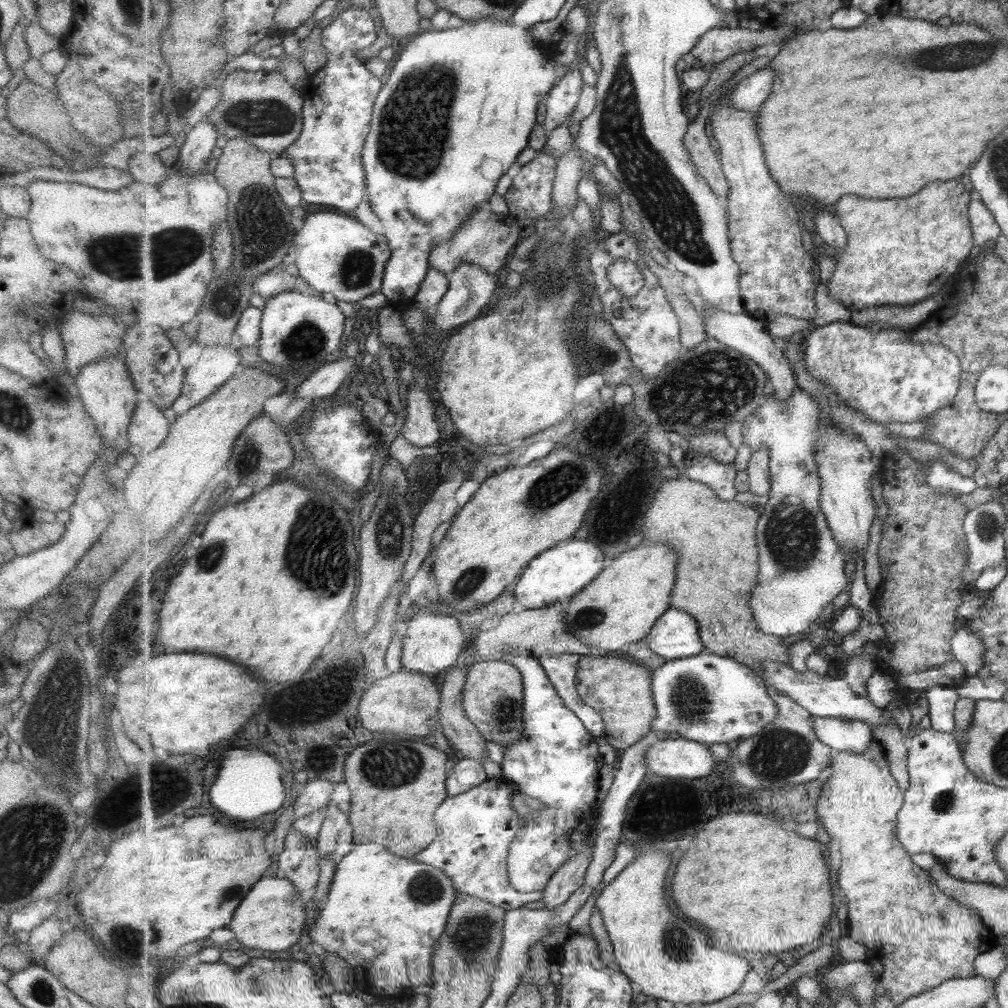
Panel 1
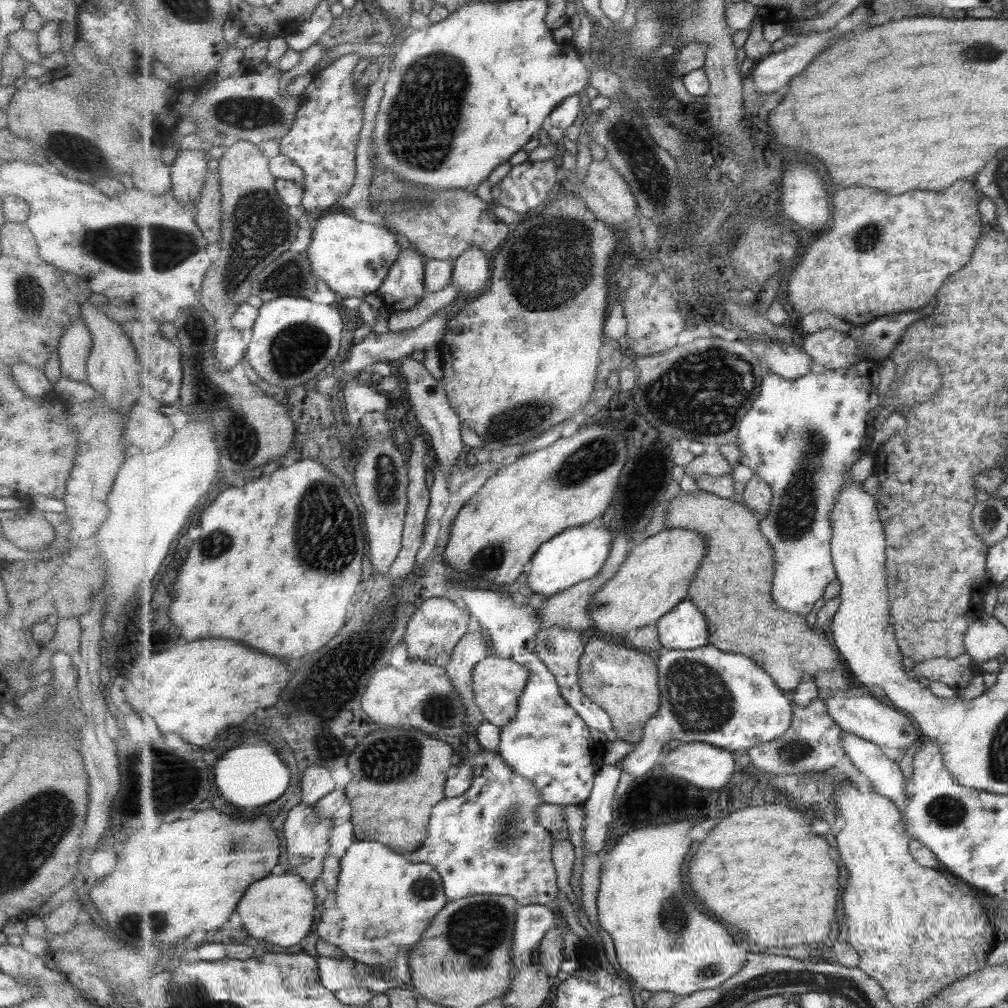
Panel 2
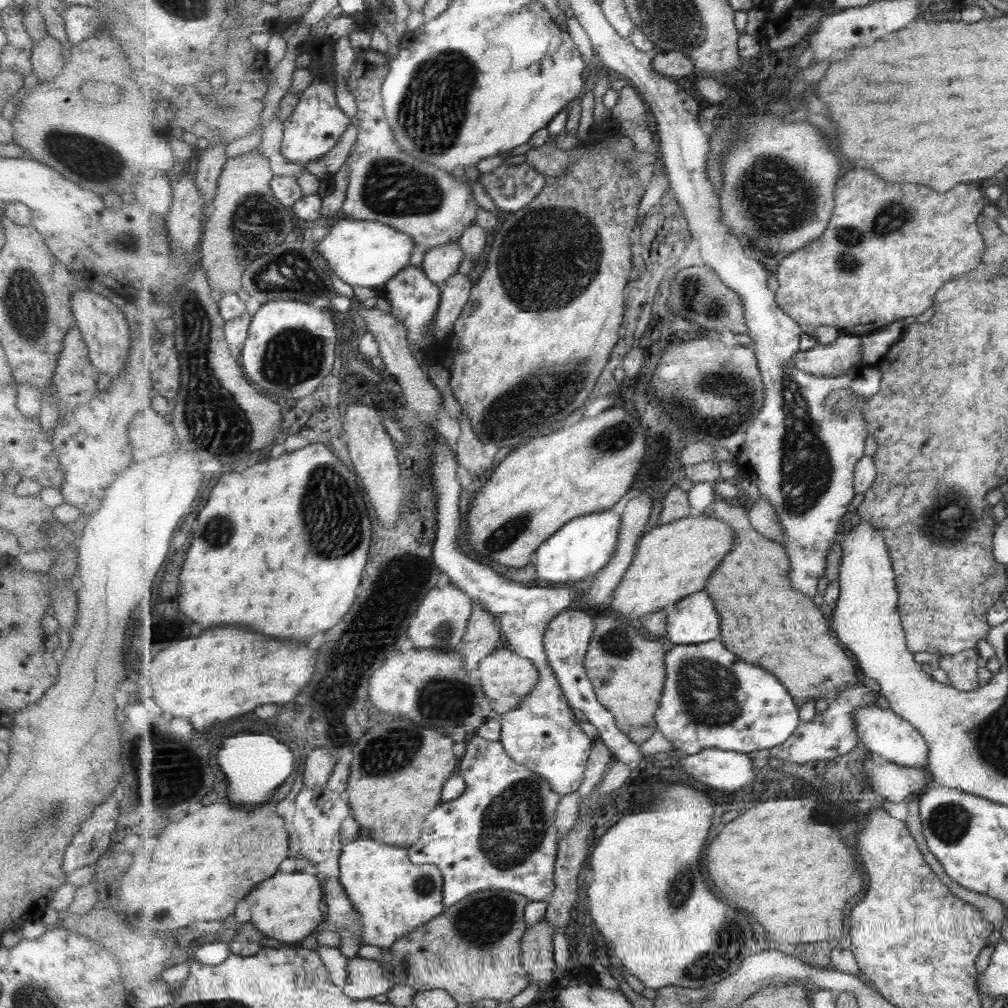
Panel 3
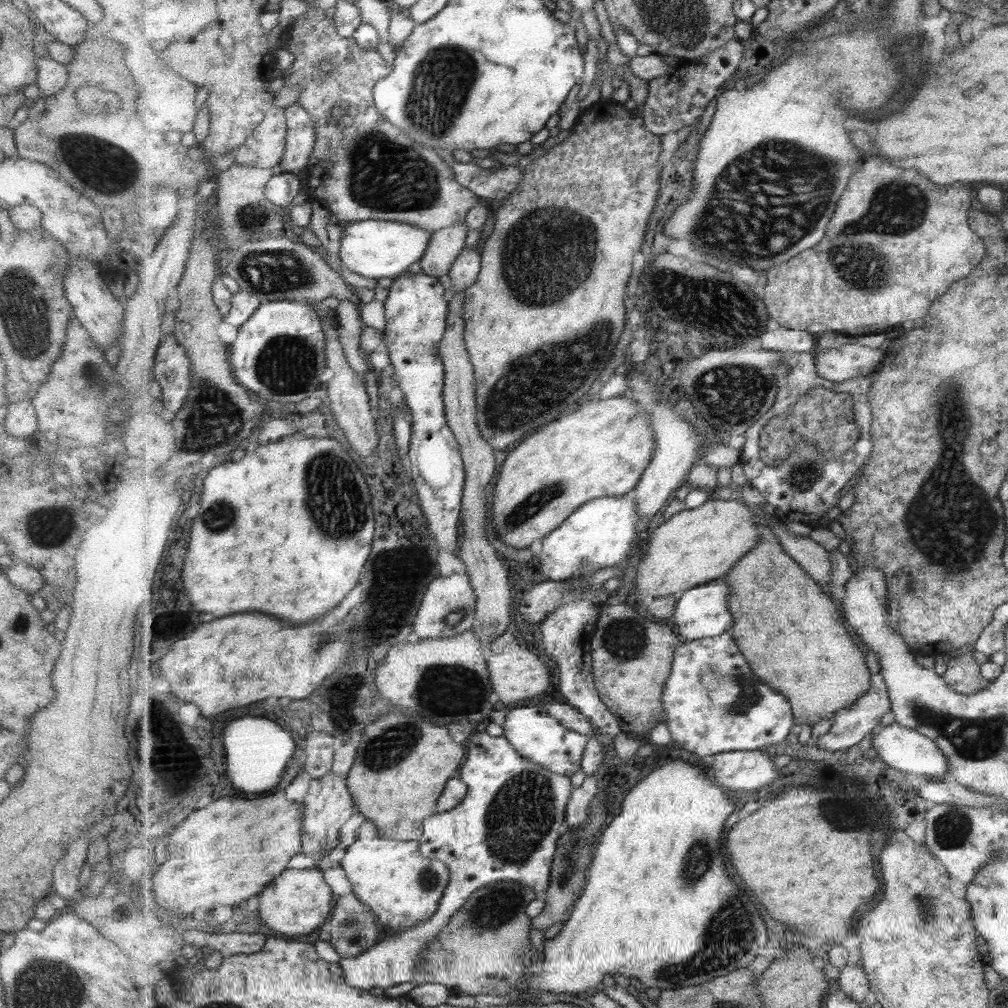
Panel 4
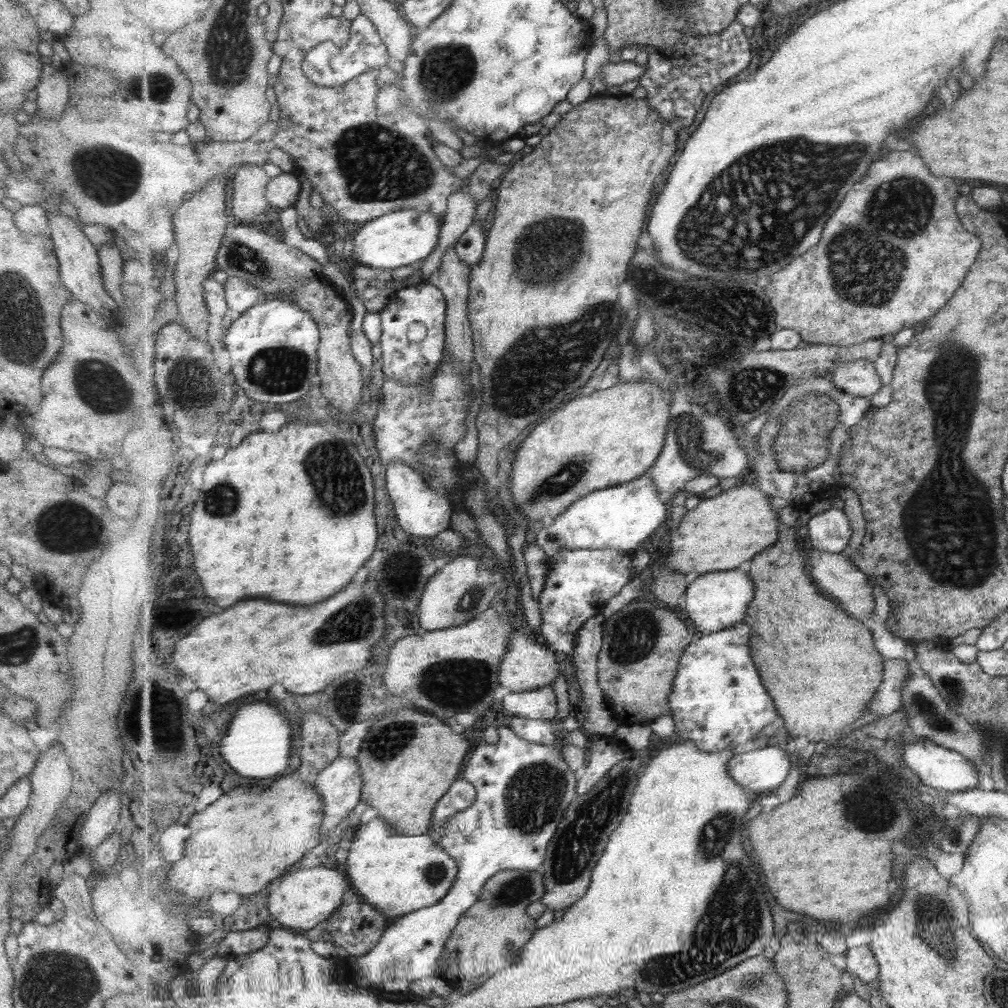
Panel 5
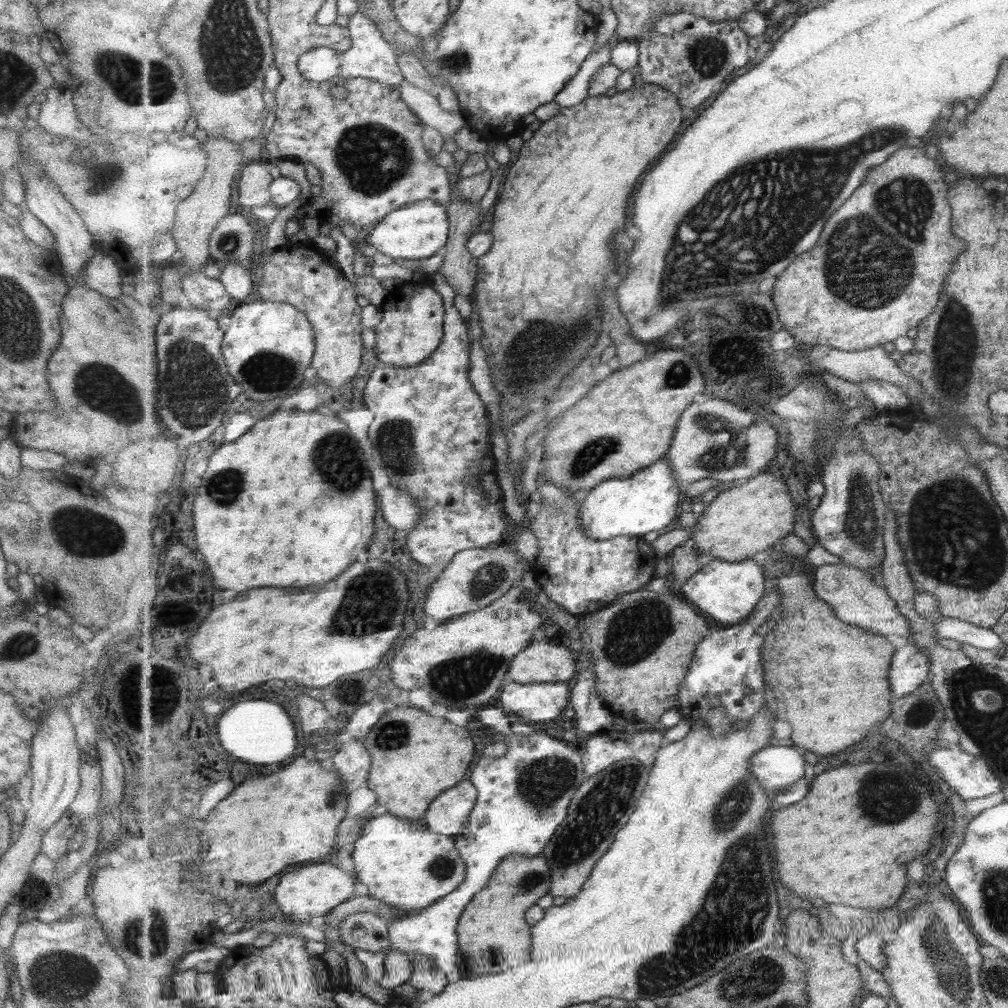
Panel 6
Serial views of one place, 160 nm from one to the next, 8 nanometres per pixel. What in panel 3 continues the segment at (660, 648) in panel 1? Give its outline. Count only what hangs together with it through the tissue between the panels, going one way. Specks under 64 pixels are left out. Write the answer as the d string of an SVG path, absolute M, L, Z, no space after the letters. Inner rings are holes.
M696 592L667 610L668 638L673 645L708 643L722 636L722 618L709 592Z

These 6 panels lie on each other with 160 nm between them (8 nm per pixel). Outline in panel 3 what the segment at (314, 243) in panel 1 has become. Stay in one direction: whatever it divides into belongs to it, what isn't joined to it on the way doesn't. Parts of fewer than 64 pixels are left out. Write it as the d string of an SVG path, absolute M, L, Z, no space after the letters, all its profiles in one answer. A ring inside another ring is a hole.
M341 219L328 229L321 240L318 253L326 260L329 268L333 270L343 282L351 287L364 286L375 290L377 286L386 286L393 278L400 275L409 267L413 250L415 250L413 237L382 222L360 221L353 219Z

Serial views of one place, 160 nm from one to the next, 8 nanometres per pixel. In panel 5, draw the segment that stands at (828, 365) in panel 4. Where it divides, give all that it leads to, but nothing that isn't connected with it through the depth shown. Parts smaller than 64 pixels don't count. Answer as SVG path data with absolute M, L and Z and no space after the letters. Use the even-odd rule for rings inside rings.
M870 360L845 362L843 366L831 370L829 376L839 390L865 398L875 396L883 388L885 381L881 377Z

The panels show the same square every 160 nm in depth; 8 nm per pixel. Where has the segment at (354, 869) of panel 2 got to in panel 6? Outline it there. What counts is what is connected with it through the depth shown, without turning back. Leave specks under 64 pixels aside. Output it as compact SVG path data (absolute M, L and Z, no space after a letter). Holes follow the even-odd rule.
M391 813L368 822L363 832L365 834L359 838L353 858L356 877L368 887L372 899L382 900L402 911L417 912L456 892L464 884L468 864L461 856L454 836L430 831L424 822L401 818Z

